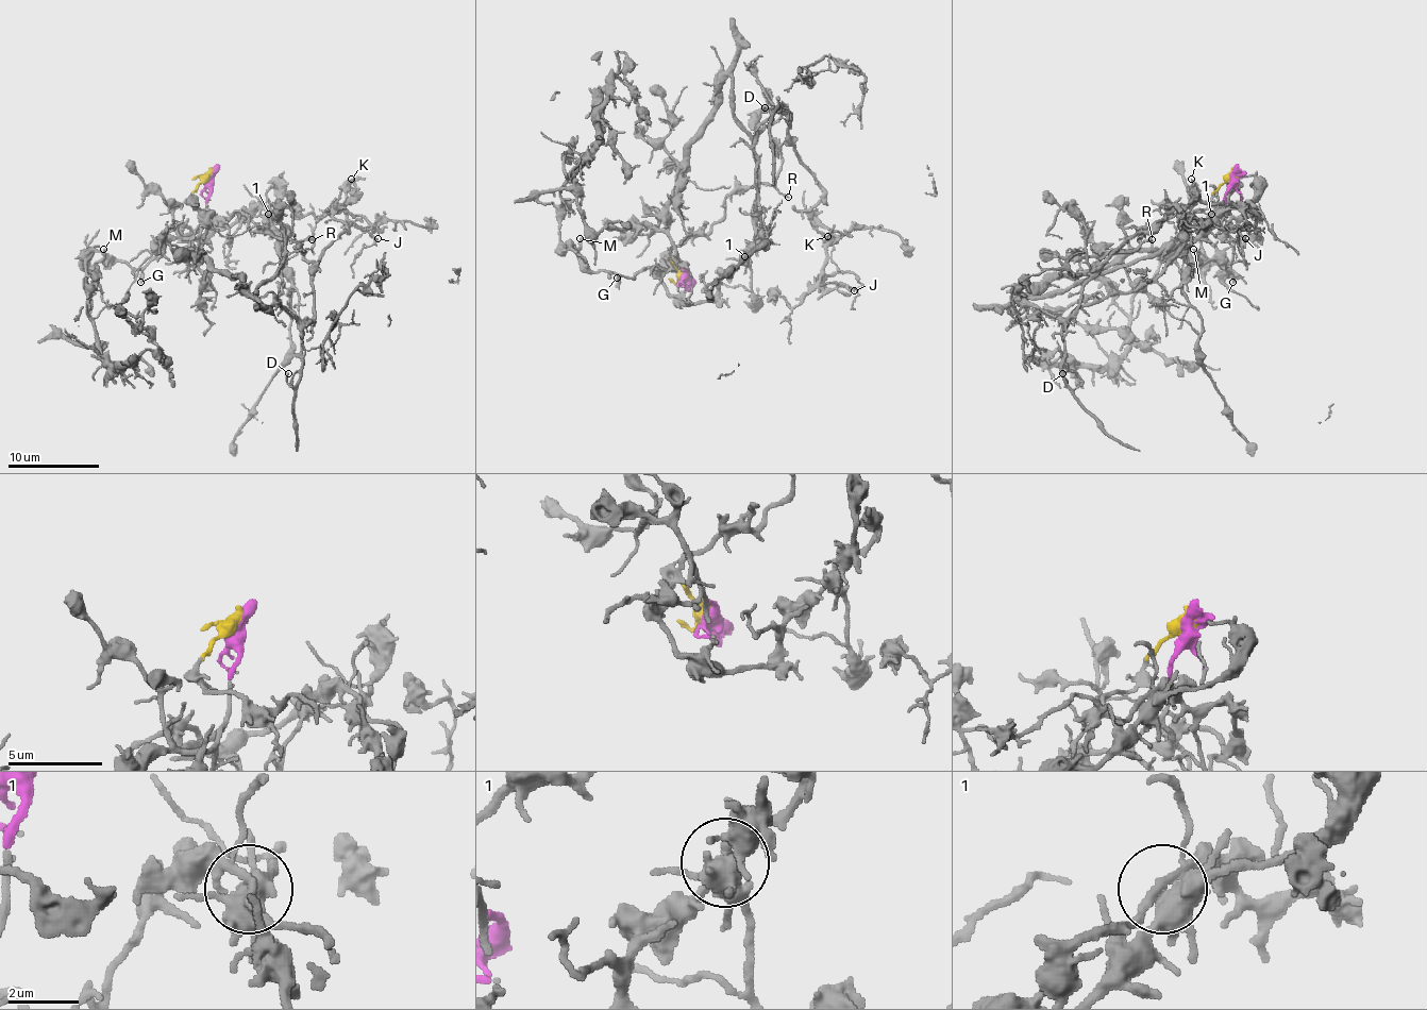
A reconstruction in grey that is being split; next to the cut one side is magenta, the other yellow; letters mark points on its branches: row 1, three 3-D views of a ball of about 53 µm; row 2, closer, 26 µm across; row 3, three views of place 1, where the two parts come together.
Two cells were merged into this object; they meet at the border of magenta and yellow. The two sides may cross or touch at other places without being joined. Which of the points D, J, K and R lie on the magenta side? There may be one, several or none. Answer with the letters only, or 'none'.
none

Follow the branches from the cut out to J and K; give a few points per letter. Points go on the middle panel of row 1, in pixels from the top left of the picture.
J: (686, 279), (668, 254), (729, 195), (773, 185), (785, 144), (821, 189), (819, 284), (853, 290)
K: (686, 279), (668, 254), (729, 195), (773, 185), (785, 144), (828, 235)

